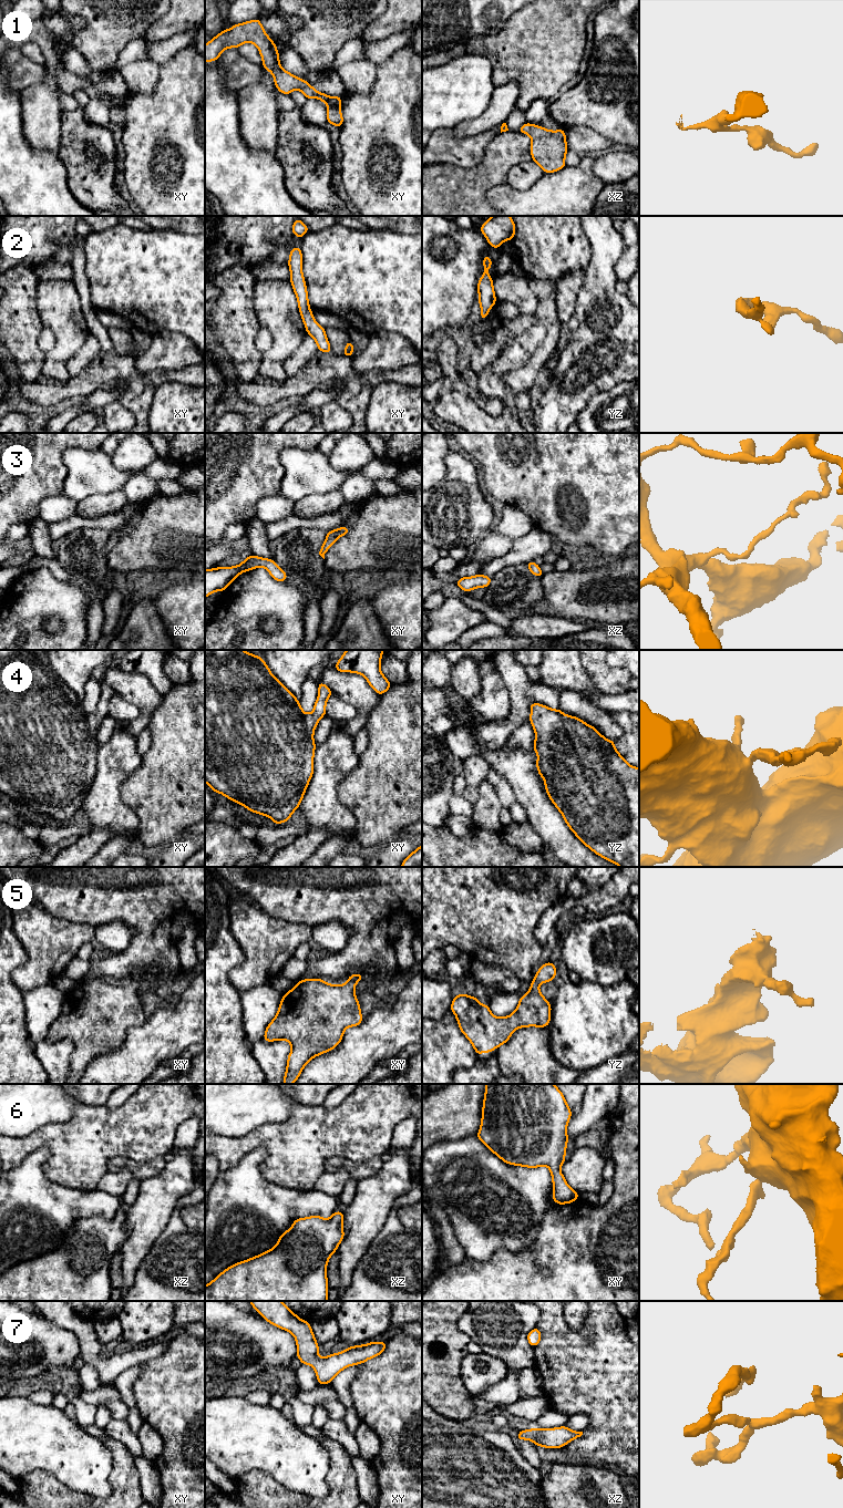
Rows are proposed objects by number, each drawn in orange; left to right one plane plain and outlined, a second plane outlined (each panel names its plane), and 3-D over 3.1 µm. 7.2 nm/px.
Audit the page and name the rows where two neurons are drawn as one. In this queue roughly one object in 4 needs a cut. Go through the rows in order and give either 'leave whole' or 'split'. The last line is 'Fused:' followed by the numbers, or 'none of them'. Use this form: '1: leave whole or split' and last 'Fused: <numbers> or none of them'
1: leave whole
2: leave whole
3: leave whole
4: leave whole
5: leave whole
6: leave whole
7: leave whole
Fused: none of them

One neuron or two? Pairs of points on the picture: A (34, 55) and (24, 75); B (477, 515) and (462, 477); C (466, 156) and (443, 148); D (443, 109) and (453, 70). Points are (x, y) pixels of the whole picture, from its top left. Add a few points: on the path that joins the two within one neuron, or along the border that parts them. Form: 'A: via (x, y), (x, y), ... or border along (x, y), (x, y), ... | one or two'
A: border along (20, 49), (27, 58), (43, 64) | two
B: via (471, 506), (471, 493), (468, 486) | one
C: via (461, 153), (449, 150) | one
D: via (444, 99), (453, 90), (453, 80) | one

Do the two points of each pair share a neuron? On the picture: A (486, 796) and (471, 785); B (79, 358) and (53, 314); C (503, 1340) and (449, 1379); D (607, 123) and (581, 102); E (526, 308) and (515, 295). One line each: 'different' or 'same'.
A: different
B: different
C: different
D: same
E: same

